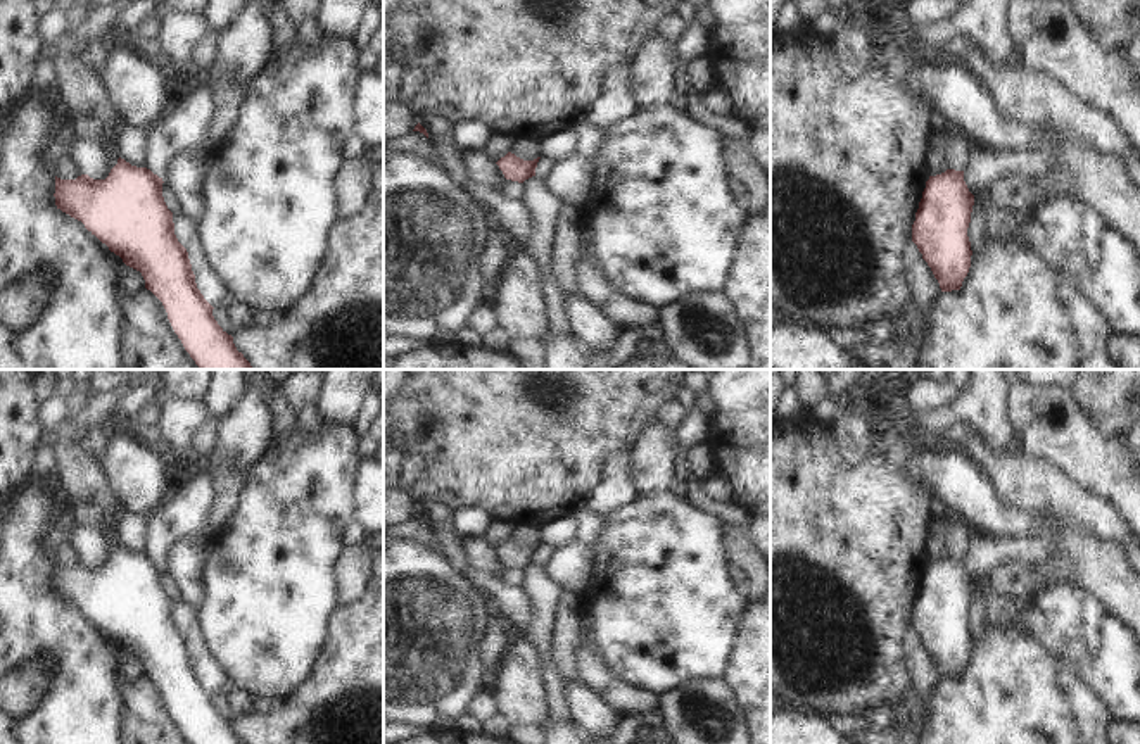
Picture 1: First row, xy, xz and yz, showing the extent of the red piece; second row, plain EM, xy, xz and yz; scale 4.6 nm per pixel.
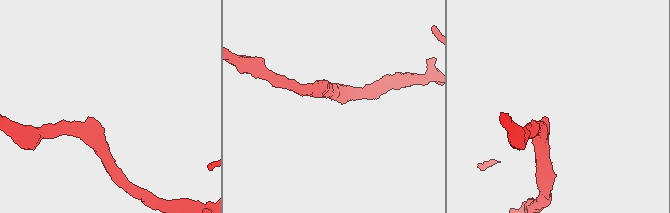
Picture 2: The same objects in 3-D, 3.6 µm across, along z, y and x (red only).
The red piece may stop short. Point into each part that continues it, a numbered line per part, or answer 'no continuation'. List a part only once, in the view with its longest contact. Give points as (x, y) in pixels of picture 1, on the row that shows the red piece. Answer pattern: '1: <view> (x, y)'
no continuation

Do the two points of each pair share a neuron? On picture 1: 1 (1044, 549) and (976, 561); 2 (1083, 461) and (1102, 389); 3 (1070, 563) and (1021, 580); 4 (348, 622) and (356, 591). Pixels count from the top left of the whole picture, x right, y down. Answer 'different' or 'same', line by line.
1: same
2: different
3: different
4: different

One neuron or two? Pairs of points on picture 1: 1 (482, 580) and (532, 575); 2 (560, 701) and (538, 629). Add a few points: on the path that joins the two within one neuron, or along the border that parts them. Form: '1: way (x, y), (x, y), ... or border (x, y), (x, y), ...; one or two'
1: border (522, 586), (532, 610), (532, 618), (527, 625); two
2: way (553, 684), (543, 646); one

